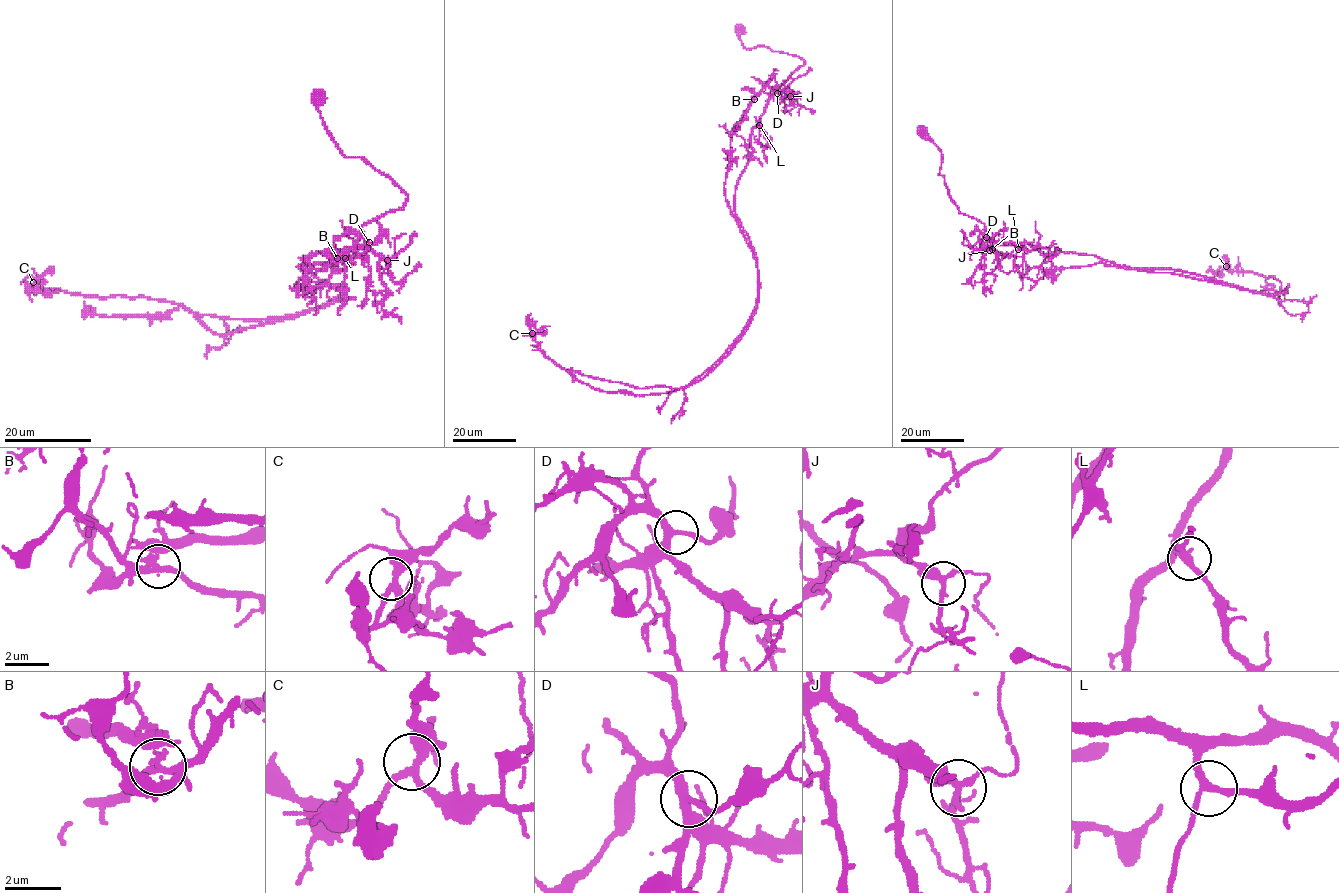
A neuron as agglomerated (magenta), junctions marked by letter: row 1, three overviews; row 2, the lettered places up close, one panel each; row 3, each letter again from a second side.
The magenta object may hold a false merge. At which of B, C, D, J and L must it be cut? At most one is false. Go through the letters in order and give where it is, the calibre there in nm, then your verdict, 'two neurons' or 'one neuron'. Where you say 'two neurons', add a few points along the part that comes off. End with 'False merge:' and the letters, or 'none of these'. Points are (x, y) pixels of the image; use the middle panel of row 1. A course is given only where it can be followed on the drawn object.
B: place (754, 99); calibre 280 nm; two neurons; course (754, 99), (731, 135), (724, 185), (758, 272), (743, 332), (669, 392), (600, 391), (572, 368)
C: place (532, 333); calibre 320 nm; one neuron
D: place (777, 93); calibre 280 nm; one neuron
J: place (790, 96); calibre 260 nm; one neuron
L: place (759, 125); calibre 240 nm; one neuron
False merge: B

